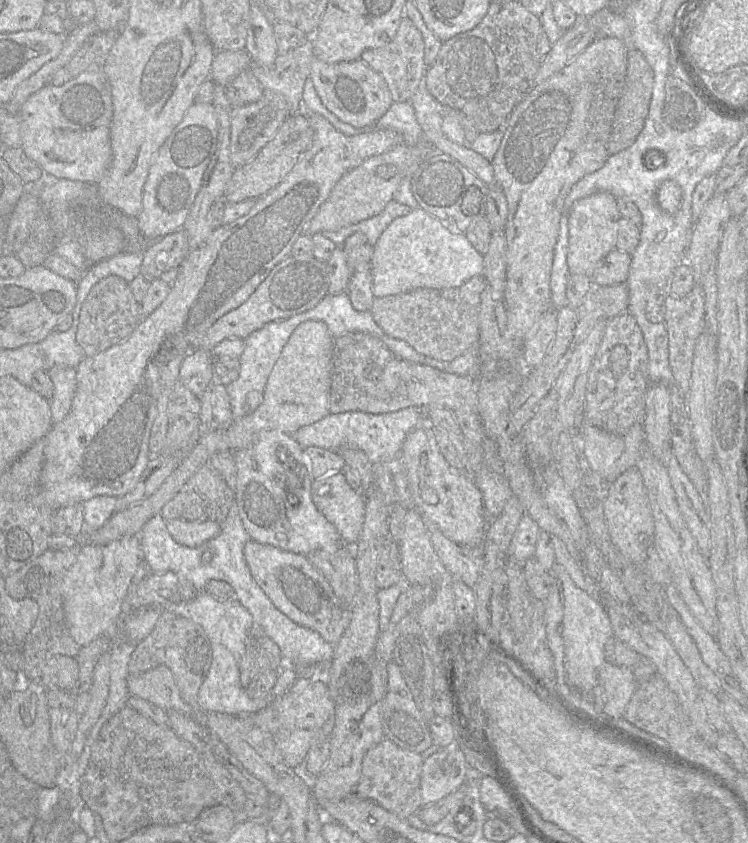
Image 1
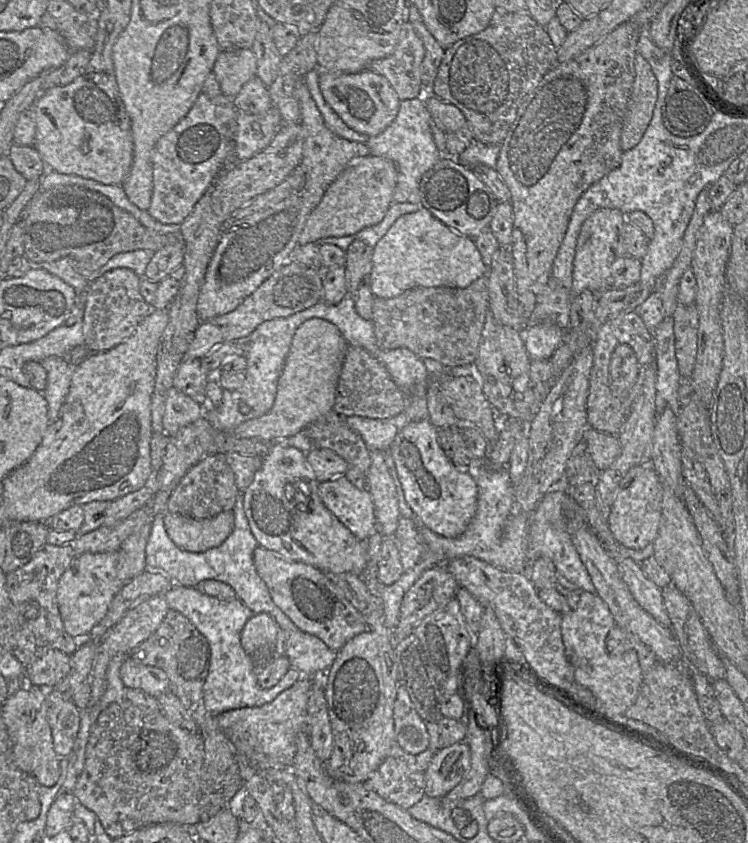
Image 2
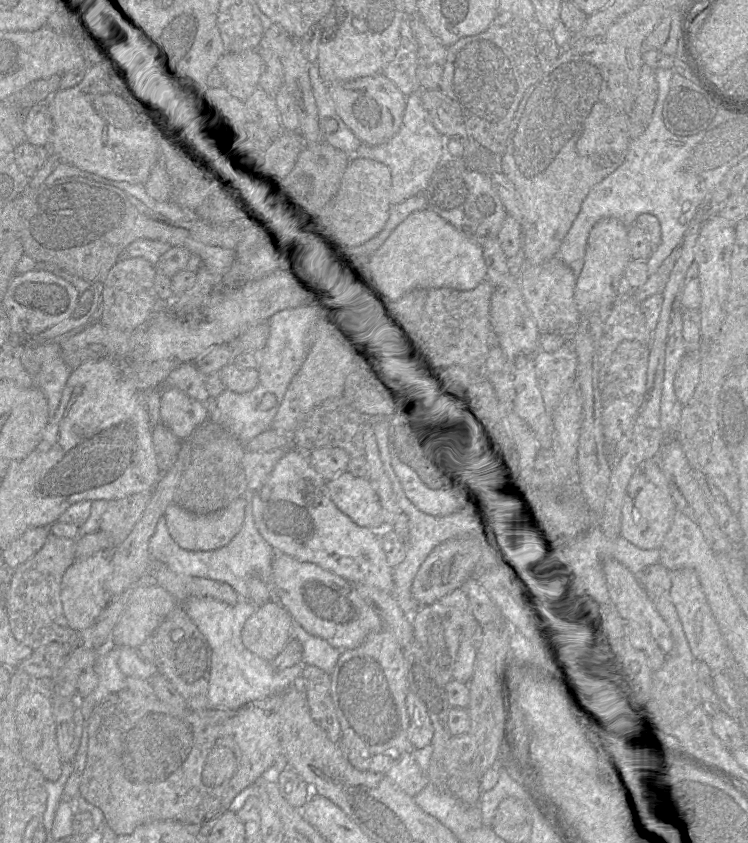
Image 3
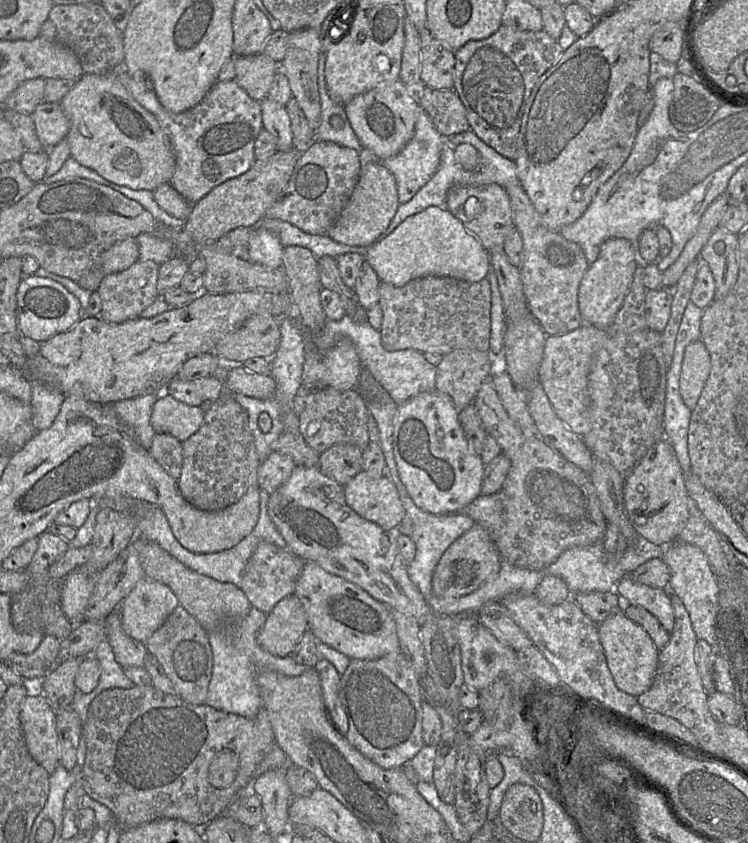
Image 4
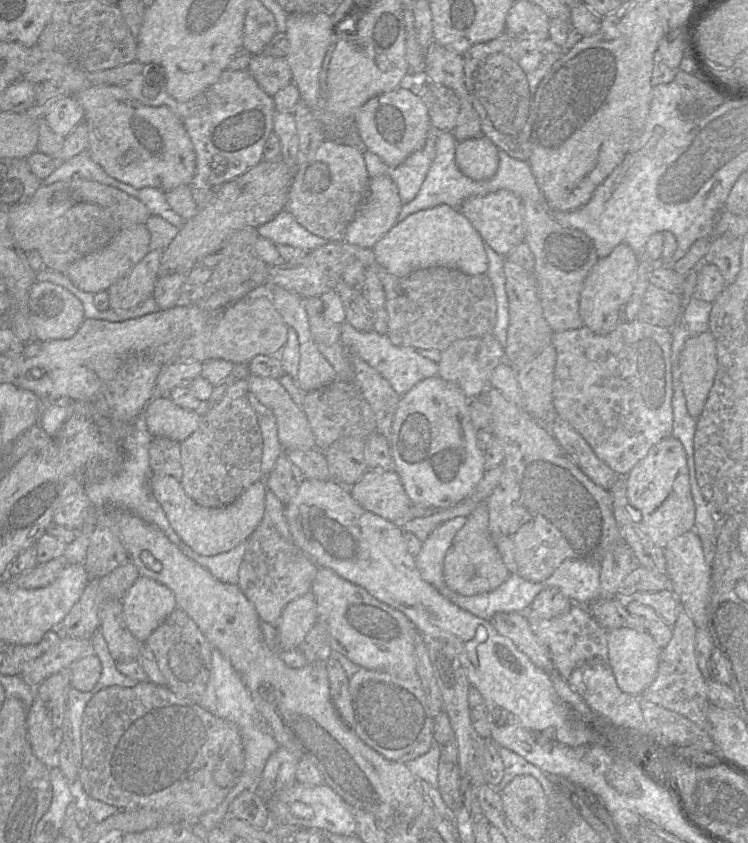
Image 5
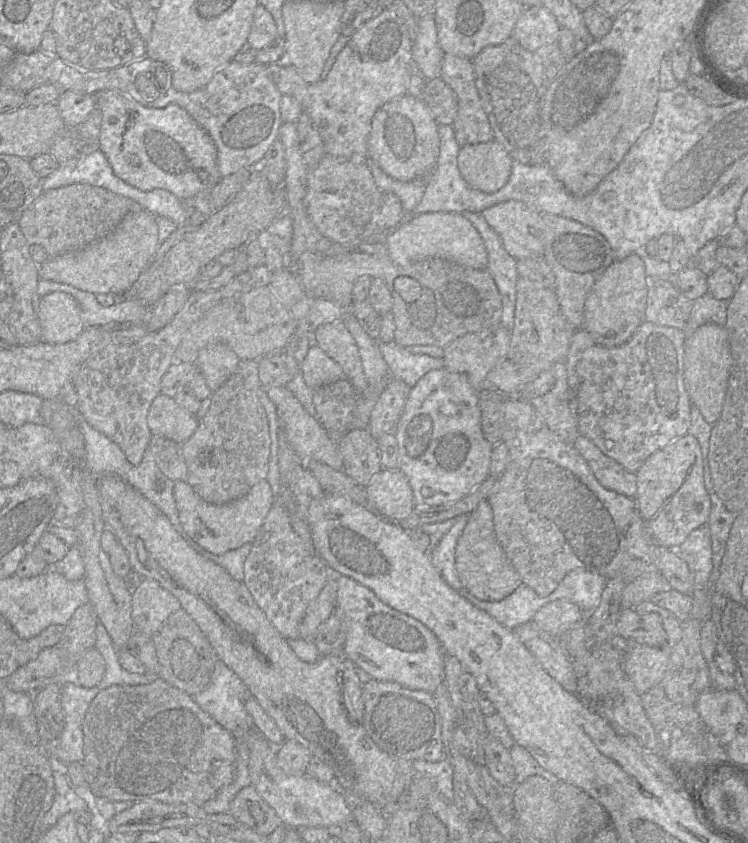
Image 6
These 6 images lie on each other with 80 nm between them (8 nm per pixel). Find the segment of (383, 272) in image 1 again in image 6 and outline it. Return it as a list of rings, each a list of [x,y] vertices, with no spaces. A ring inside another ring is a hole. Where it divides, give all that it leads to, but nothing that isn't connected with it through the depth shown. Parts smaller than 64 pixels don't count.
[[[458,212],[421,213],[389,234],[384,244],[391,259],[400,265],[407,265],[421,258],[438,256],[473,269],[487,268],[487,251],[481,236],[473,224]]]

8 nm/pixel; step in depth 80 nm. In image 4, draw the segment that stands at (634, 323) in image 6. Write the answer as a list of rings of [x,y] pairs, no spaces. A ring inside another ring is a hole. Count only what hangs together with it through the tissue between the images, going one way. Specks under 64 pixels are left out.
[[[610,238],[600,246],[596,260],[585,272],[578,289],[578,307],[584,324],[606,329],[620,309],[639,264],[634,243],[623,238]]]

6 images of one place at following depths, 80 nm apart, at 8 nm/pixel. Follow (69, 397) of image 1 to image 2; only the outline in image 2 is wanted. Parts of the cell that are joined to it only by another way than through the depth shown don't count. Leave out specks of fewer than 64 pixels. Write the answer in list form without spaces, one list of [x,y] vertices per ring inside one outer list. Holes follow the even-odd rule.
[[[50,356],[39,362],[47,373],[43,392],[48,405],[49,422],[55,420],[69,392],[74,364],[65,358]]]

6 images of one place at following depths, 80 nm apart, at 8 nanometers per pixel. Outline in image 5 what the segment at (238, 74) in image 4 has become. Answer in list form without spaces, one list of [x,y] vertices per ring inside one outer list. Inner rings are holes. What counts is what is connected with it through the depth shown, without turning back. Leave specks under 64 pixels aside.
[[[262,52],[252,56],[247,70],[272,97],[283,87],[293,83],[292,72],[285,58],[272,57]]]

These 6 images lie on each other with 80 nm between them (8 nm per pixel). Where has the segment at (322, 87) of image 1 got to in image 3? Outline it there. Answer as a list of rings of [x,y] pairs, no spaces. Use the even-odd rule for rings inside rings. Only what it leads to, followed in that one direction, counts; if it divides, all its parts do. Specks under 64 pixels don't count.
[[[383,74],[332,82],[328,90],[337,114],[363,144],[381,145],[400,129],[407,97]]]

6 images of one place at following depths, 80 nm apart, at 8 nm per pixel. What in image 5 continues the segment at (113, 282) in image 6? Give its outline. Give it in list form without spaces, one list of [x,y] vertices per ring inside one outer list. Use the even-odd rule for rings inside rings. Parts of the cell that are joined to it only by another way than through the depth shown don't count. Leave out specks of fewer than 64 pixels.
[[[136,224],[121,230],[107,245],[72,263],[63,273],[72,283],[85,292],[95,294],[127,276],[150,252],[150,233],[146,224]]]

